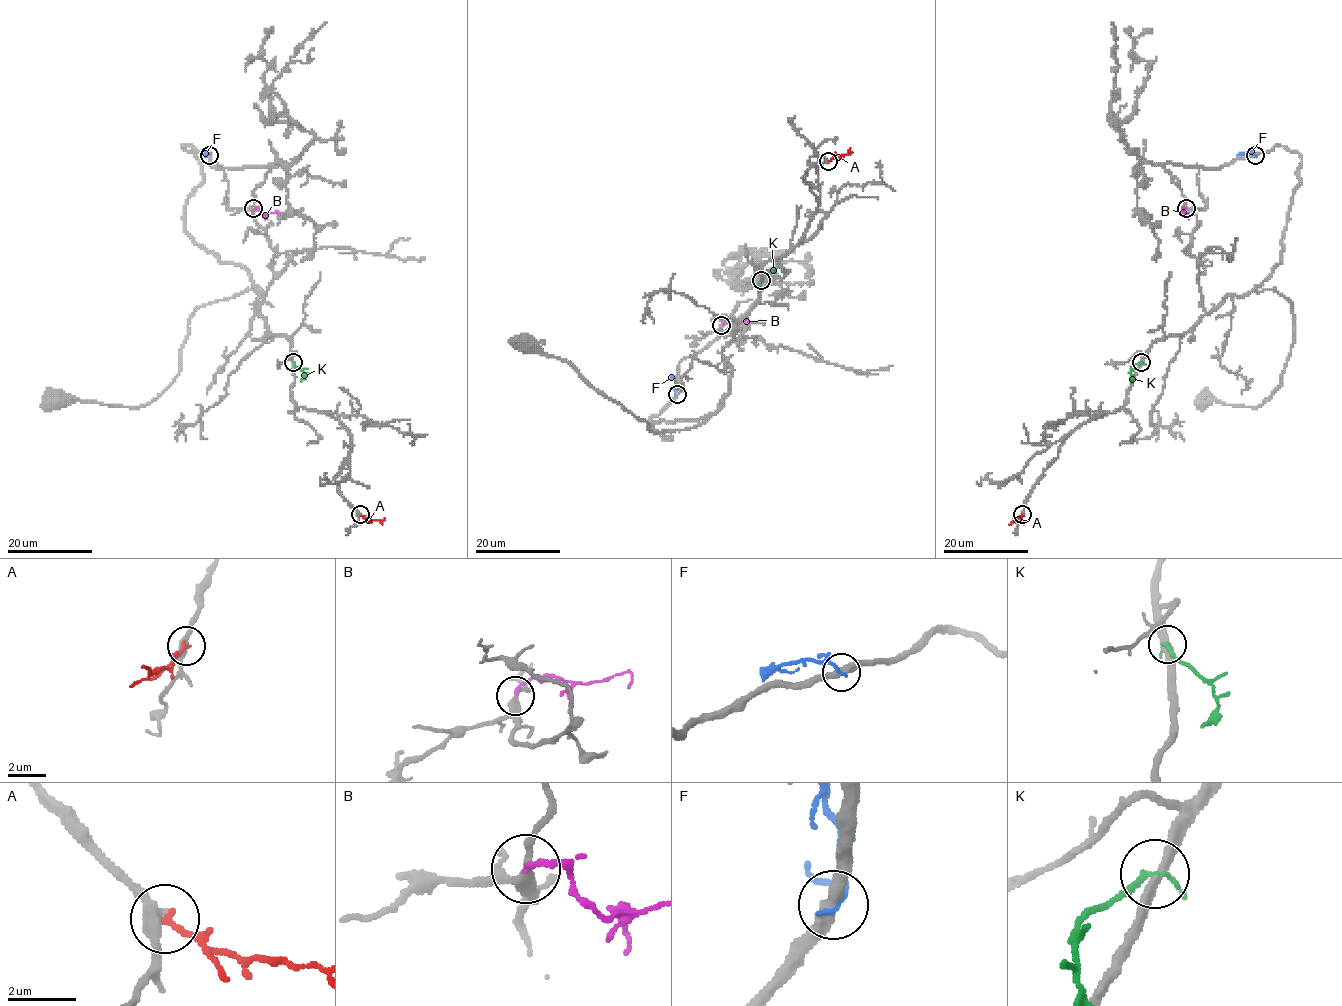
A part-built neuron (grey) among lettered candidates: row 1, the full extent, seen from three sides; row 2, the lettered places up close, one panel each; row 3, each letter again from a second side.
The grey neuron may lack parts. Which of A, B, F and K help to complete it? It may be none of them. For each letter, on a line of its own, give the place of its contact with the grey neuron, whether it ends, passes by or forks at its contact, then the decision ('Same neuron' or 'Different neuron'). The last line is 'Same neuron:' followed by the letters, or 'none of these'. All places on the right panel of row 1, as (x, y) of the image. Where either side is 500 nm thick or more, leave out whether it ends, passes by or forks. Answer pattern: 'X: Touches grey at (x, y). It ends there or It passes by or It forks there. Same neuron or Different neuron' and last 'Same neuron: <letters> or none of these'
A: Touches grey at (1022, 514). It ends there. Different neuron
B: Touches grey at (1186, 208). It ends there. Same neuron
F: Touches grey at (1255, 155). It ends there. Different neuron
K: Touches grey at (1141, 362). It passes by. Different neuron
Same neuron: B

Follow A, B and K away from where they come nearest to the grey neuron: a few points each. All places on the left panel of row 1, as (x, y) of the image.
A: (360, 514), (382, 524)
B: (253, 207), (263, 214), (278, 214)
K: (293, 361), (303, 372), (300, 380)

